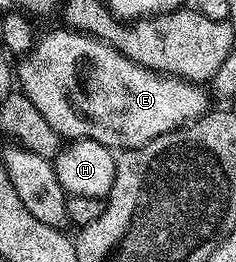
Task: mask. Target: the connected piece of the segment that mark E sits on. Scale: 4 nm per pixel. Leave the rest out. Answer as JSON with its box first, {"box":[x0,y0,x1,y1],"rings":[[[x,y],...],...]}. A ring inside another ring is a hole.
{"box":[16,27,212,151],"rings":[[[73,27],[54,29],[46,38],[39,40],[34,49],[17,66],[16,81],[20,92],[36,106],[36,111],[63,139],[95,141],[115,151],[139,149],[152,139],[175,129],[183,129],[193,121],[199,121],[211,108],[212,97],[196,81],[173,77],[171,73],[157,73],[140,63],[128,59],[119,49],[112,47],[101,37],[91,37]]]}

